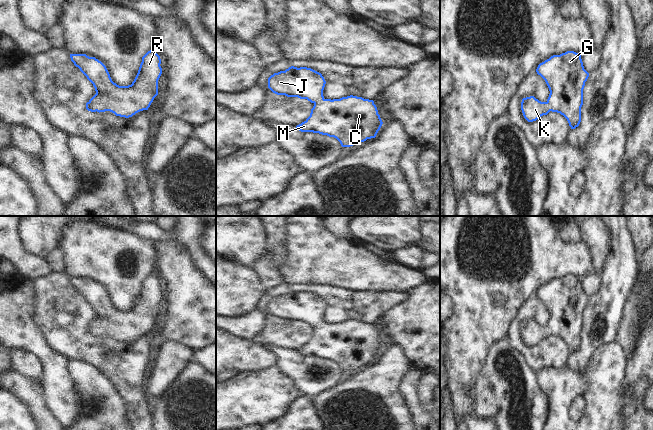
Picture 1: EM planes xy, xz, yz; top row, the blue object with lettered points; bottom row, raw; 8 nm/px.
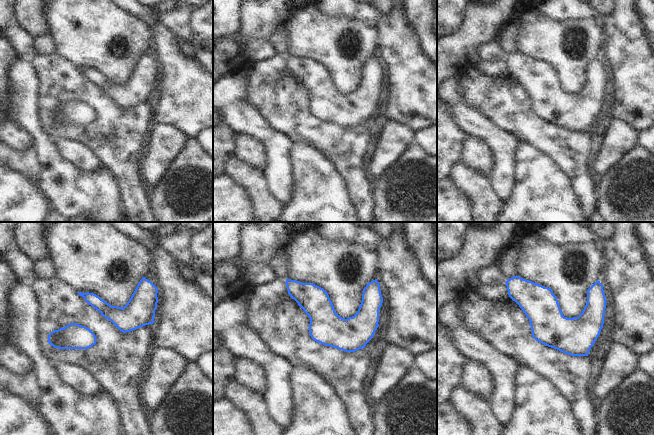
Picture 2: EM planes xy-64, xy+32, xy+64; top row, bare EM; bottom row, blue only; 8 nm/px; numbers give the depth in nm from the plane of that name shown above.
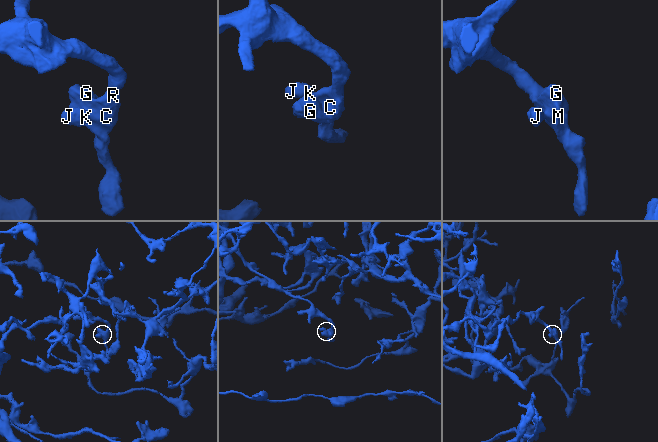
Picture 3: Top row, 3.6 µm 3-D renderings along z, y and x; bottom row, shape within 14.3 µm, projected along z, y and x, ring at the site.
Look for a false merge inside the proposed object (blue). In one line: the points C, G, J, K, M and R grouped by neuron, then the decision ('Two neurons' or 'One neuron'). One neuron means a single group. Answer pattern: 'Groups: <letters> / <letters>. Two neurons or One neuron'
Groups: C G J K M R. One neuron

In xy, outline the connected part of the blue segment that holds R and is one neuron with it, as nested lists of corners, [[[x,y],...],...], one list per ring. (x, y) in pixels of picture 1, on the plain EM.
[[[154,274],[142,281],[138,297],[128,310],[114,307],[106,290],[95,281],[70,278],[70,282],[95,312],[96,318],[86,327],[88,335],[110,335],[116,340],[129,342],[148,334],[158,319],[158,304],[162,292],[160,280]]]

